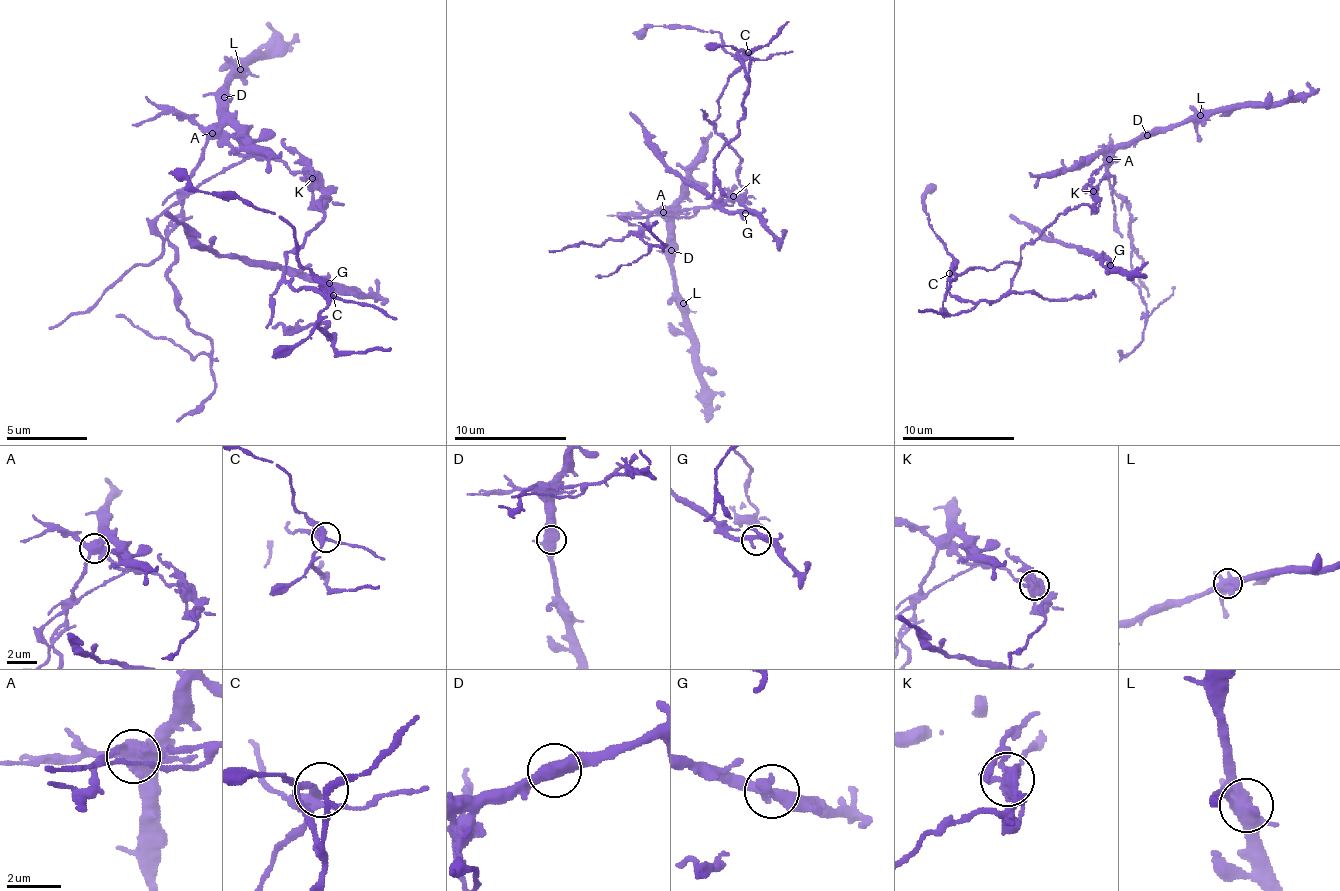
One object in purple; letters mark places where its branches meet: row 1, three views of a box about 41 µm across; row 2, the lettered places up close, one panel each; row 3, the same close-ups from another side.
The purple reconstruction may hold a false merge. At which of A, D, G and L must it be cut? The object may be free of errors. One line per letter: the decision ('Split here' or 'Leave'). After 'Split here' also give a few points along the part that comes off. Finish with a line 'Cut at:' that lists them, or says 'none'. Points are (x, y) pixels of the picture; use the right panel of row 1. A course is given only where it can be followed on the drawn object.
A: Split here. Course of the part to remove: (1110, 160), (1099, 197), (1068, 208), (1020, 259), (966, 267), (946, 284), (966, 301), (1096, 296)
D: Leave
G: Leave
L: Leave
Cut at: A

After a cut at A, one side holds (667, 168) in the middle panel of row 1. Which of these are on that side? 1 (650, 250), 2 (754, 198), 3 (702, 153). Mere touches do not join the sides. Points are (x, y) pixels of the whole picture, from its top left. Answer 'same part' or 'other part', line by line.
1: other part
2: other part
3: same part

